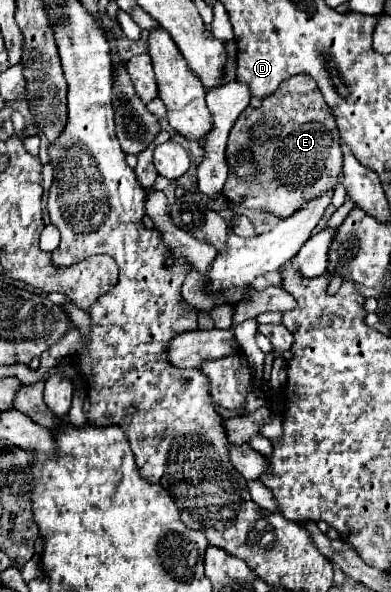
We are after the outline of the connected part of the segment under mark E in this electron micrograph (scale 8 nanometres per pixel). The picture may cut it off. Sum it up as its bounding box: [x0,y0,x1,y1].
[223,75,343,217]

